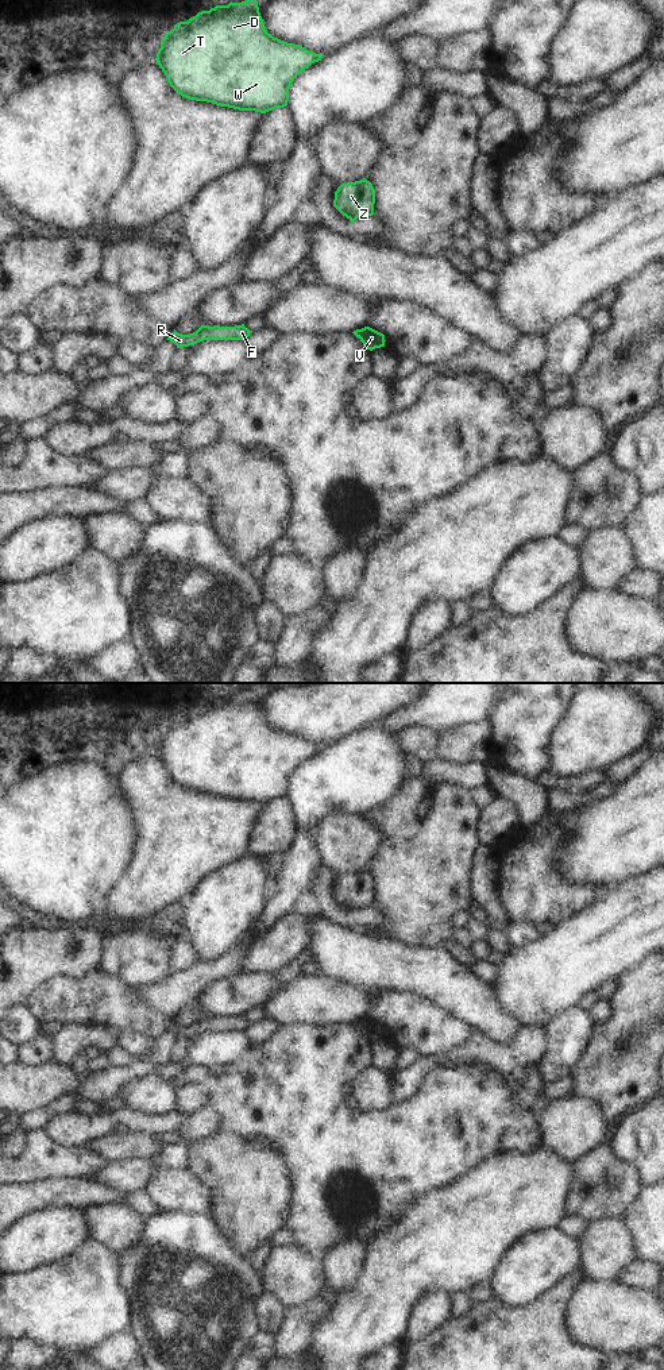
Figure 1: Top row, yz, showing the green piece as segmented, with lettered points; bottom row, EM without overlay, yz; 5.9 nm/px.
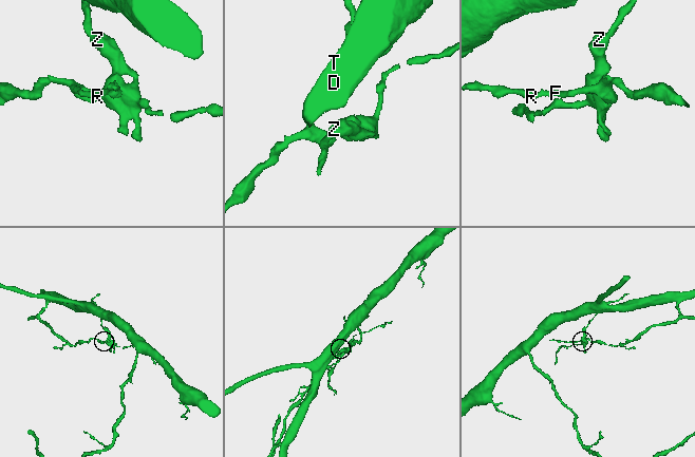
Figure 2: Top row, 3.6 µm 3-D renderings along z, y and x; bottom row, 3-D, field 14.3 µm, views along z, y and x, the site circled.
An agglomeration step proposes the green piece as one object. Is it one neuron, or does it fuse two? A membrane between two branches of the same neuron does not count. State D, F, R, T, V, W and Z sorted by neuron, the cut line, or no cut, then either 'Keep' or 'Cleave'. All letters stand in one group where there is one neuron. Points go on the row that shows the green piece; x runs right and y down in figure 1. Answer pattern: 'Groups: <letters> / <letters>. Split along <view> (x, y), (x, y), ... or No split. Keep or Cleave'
Groups: D F R T V W / Z. Split along yz (361, 330), (358, 336). Cleave

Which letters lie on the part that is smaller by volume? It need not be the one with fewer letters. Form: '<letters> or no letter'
Z

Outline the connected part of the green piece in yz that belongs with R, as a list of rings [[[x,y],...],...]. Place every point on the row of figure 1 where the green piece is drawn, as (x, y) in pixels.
[[[201,325],[196,332],[189,335],[178,333],[175,329],[167,337],[177,348],[194,346],[204,340],[247,340],[251,331],[242,325],[235,327],[219,327],[219,325]]]

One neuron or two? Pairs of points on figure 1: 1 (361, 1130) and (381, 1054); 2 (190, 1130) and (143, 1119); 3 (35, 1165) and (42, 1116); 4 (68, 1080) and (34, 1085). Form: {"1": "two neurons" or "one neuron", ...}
{"1": "two neurons", "2": "two neurons", "3": "two neurons", "4": "one neuron"}

